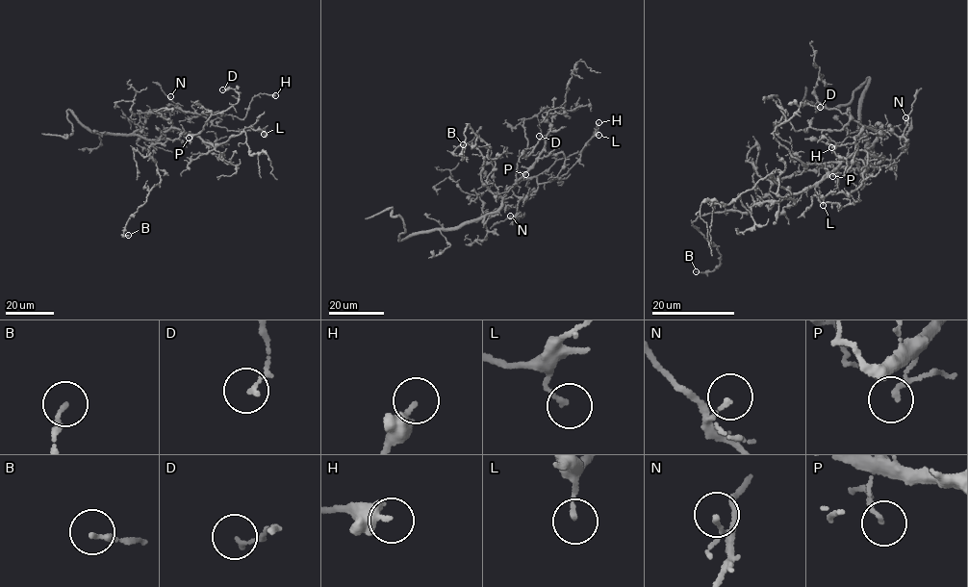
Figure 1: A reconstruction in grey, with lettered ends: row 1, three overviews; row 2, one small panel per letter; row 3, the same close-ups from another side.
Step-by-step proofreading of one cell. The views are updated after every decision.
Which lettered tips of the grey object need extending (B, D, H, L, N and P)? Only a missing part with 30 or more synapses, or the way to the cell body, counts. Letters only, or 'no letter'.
no letter

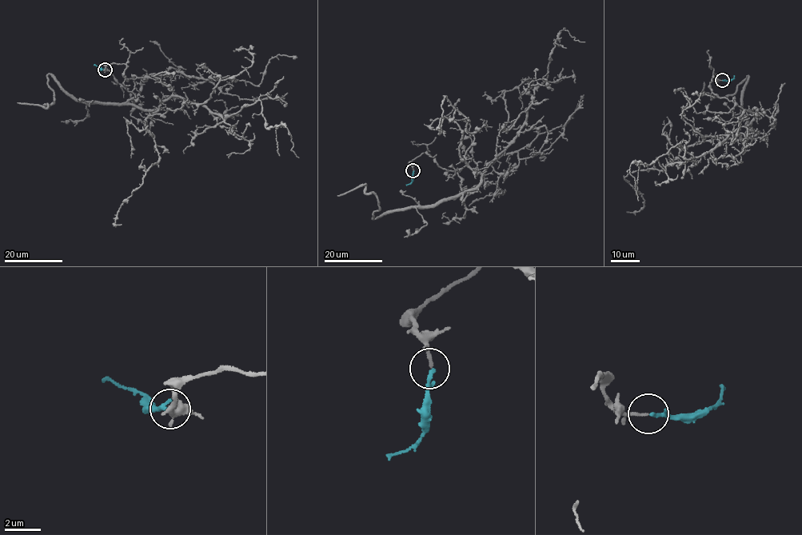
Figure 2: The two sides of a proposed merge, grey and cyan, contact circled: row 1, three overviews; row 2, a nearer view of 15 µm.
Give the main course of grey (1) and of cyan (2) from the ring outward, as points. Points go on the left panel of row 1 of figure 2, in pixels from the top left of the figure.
1: (105, 69), (142, 77), (129, 100), (141, 109), (173, 96), (224, 119), (260, 101), (298, 157)
2: (104, 69), (93, 65)

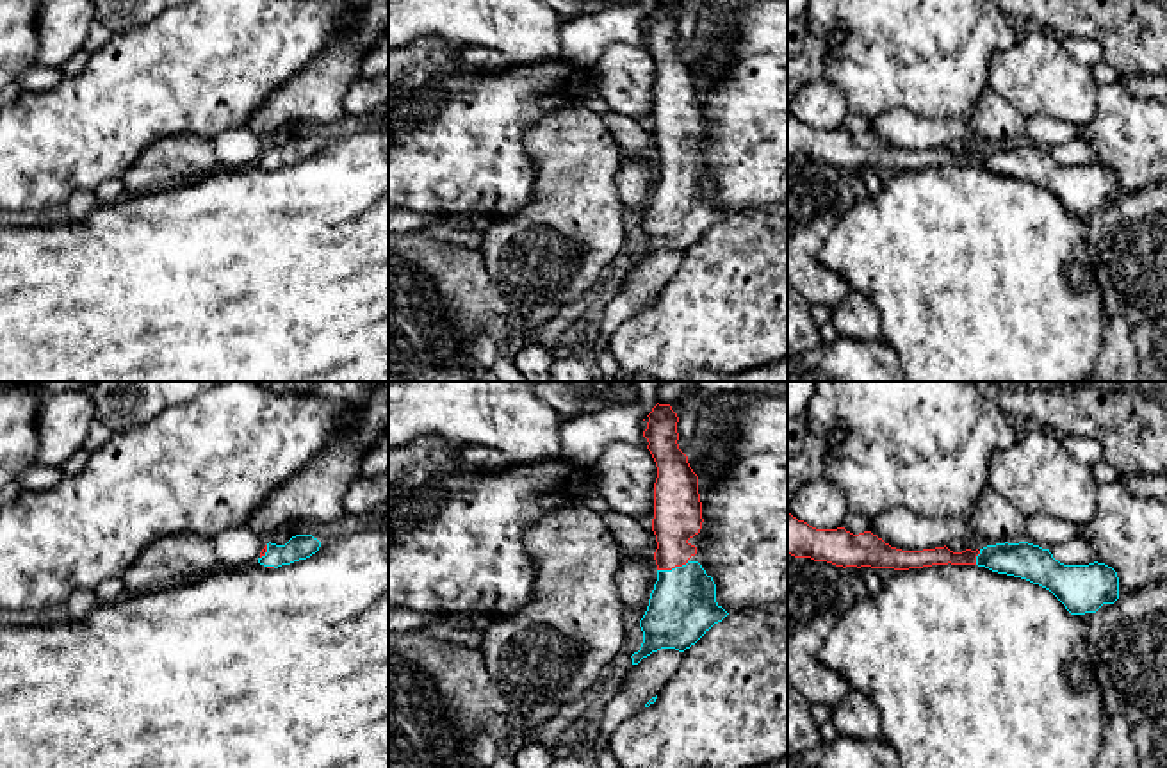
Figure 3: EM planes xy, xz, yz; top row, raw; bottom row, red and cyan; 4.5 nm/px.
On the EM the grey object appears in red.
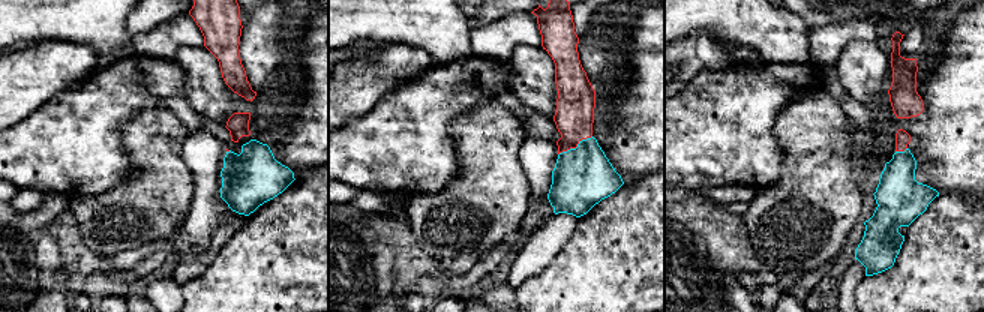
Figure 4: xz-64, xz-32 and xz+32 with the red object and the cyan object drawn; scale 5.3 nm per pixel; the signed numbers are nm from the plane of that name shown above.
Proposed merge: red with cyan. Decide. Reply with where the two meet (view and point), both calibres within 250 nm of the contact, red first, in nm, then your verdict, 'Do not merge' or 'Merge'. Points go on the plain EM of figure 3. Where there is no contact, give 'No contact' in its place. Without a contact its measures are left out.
Touches red at xz (672, 168). Thickness 220 nm (red) against 300 nm. Merge

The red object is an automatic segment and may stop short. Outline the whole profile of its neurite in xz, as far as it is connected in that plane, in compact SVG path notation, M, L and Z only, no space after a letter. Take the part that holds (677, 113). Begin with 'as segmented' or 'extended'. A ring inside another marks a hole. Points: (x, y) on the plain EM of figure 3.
extended | M656 5L647 16L647 39L656 68L657 78L654 84L654 119L652 132L656 135L657 150L654 160L657 166L657 182L649 200L647 212L640 221L643 232L643 244L634 253L632 266L661 249L675 249L684 253L695 246L714 225L722 223L729 214L716 203L716 185L706 175L698 162L690 159L697 155L697 148L688 141L702 130L702 103L698 94L698 77L688 64L688 57L679 50L677 23L679 18L670 5Z

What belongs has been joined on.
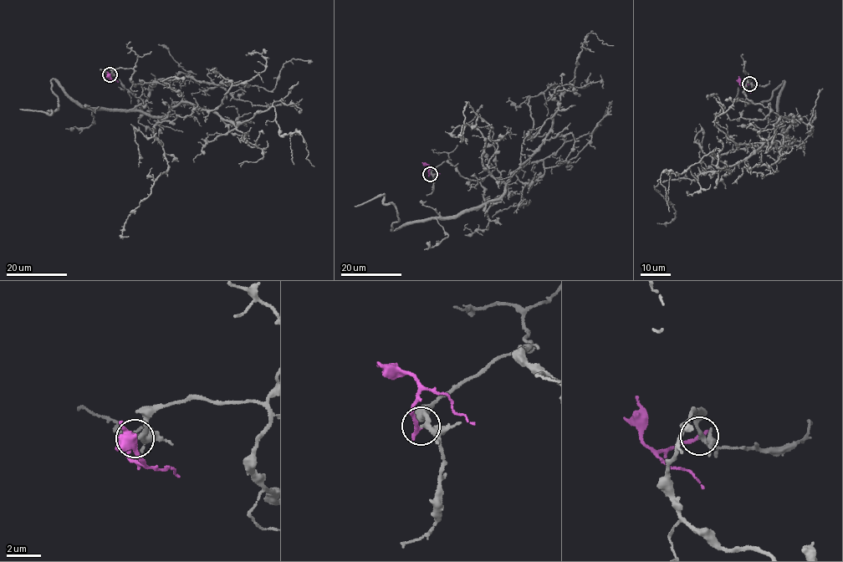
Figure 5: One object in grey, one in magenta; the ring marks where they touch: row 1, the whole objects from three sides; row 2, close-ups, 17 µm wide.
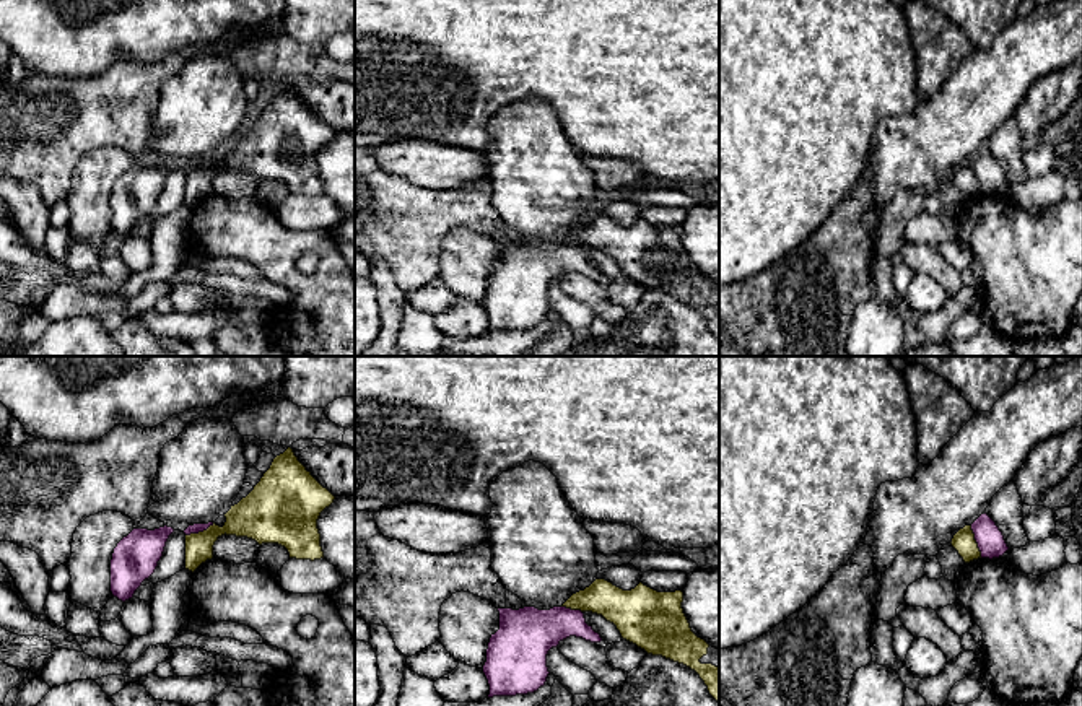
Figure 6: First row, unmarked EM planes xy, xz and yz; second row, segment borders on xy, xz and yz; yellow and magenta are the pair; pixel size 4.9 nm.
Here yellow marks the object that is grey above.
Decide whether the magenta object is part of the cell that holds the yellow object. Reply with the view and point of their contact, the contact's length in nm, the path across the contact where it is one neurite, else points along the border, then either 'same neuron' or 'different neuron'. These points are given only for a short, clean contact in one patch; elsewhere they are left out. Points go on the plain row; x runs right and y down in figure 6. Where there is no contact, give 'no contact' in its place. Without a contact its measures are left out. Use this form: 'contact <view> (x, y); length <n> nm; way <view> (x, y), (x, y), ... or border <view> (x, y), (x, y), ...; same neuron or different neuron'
contact yz (975, 178); length 170 nm; border yz (970, 161), (981, 192); different neuron

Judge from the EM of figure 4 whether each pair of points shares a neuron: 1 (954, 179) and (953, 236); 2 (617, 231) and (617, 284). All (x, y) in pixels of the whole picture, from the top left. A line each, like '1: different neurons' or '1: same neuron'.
1: different neurons
2: same neuron

